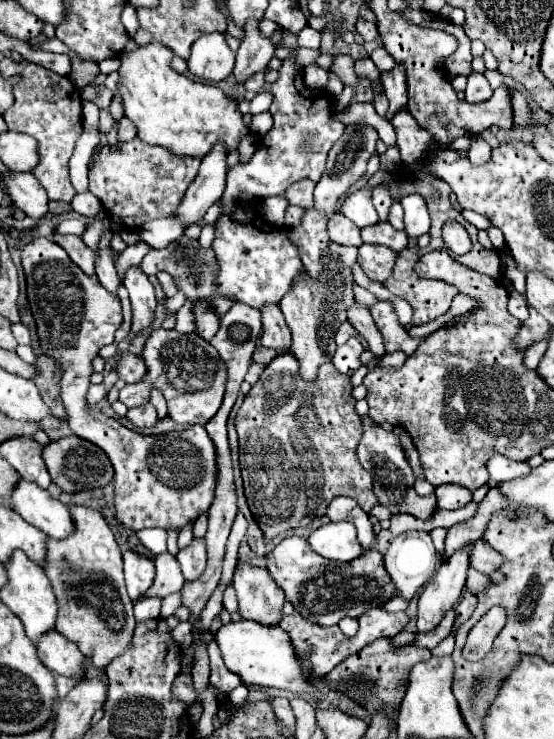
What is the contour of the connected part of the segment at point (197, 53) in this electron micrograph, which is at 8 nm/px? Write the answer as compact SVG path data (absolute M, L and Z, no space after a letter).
M208 33L194 41L192 55L188 59L192 75L218 83L226 81L234 71L234 51L226 45L222 33Z

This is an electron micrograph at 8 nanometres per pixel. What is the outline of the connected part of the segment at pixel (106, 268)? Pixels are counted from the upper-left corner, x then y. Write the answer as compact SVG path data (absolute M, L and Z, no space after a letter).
M104 231L100 243L98 243L98 257L96 257L96 275L100 279L100 283L110 291L116 293L120 287L116 269L114 269L114 261L112 261L112 247L110 247L110 239L112 239L112 231Z

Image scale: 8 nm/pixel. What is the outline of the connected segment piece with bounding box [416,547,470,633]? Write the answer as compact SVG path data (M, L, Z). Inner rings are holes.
M464 547L436 571L418 599L418 631L426 633L436 629L442 617L456 605L462 595L468 569L468 547Z

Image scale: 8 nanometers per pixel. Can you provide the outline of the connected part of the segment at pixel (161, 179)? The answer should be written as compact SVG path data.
M132 139L128 143L118 143L116 149L110 149L108 145L102 147L102 151L96 155L96 163L90 169L90 191L104 203L110 219L120 219L126 225L126 229L136 231L146 221L170 217L174 213L180 199L184 197L184 191L196 177L198 167L200 167L200 159L174 157L162 147L150 147L140 139Z

